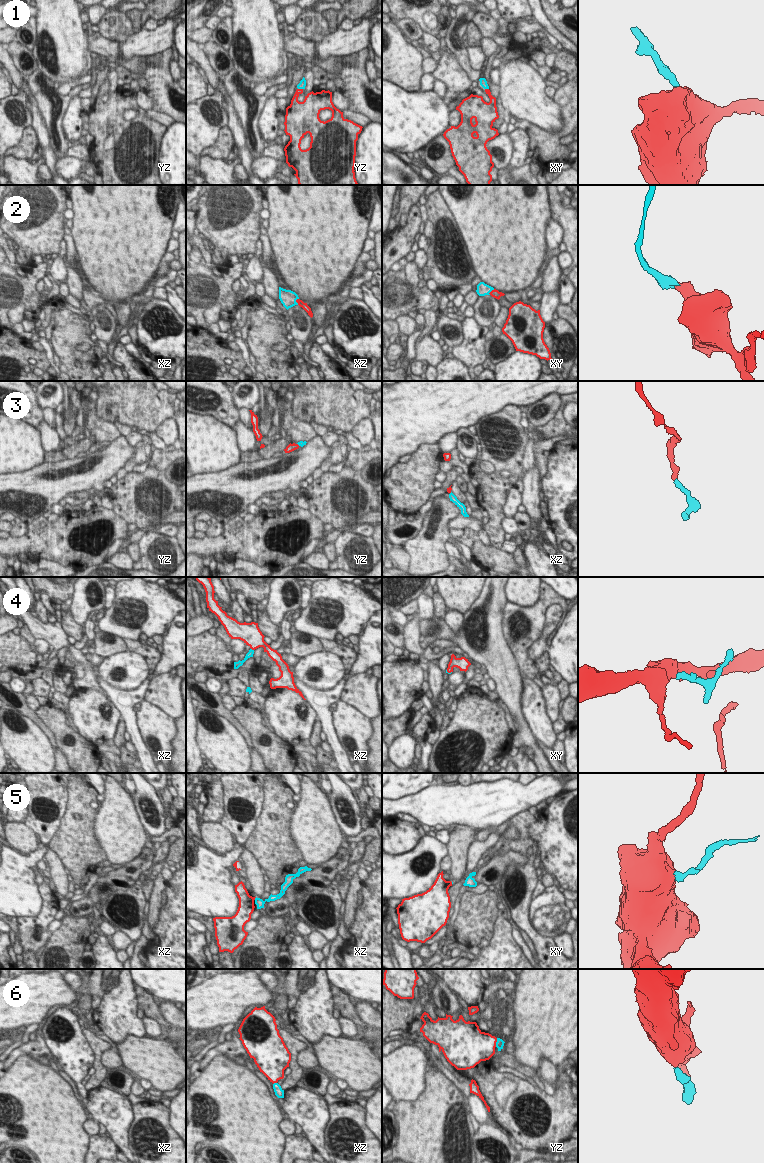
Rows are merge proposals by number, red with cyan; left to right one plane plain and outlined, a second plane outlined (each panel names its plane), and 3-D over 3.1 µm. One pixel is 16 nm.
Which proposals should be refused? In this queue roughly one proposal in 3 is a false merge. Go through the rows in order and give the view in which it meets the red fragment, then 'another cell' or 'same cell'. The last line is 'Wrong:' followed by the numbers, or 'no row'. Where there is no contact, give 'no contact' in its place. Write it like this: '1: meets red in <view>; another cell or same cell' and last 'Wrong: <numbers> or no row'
1: meets red in yz; same cell
2: meets red in xz; same cell
3: no contact; same cell
4: meets red in xz; same cell
5: meets red in xz; another cell
6: meets red in yz; same cell
Wrong: 5

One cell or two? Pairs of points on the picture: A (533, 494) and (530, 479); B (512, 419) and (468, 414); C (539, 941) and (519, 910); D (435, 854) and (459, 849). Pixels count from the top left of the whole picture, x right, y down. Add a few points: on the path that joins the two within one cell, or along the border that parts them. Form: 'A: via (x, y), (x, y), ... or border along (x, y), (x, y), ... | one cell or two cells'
A: via (531, 490), (531, 483) | one cell
B: border along (505, 406), (497, 412), (483, 416), (475, 425) | two cells
C: via (532, 933), (521, 918) | one cell
D: border along (446, 845), (448, 854) | two cells

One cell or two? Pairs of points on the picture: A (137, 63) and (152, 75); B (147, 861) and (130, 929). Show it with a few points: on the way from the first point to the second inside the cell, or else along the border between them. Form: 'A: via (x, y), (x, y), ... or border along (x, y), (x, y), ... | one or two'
A: border along (161, 54), (157, 61), (148, 62), (135, 73) | two
B: border along (135, 883), (126, 890), (115, 890), (113, 892) | two

